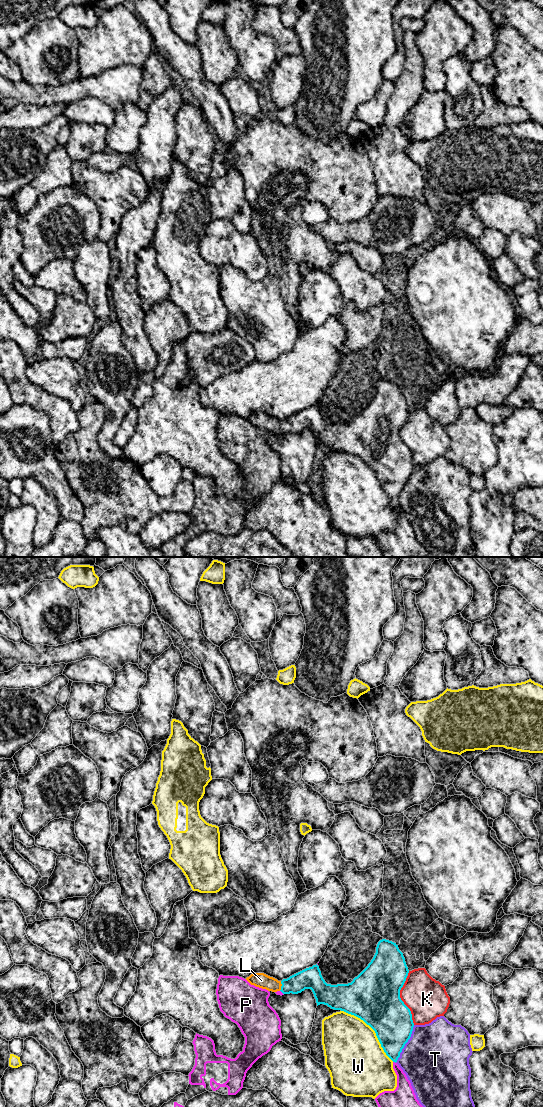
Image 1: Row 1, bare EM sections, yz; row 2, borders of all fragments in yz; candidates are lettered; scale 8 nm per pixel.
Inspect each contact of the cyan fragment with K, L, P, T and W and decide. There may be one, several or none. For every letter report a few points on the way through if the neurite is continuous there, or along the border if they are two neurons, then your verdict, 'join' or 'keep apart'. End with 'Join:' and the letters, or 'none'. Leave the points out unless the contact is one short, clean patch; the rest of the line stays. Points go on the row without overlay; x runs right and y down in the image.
K: keep apart
L: across yz (310, 418), (292, 425), (281, 426), (261, 420) | join
P: keep apart
T: keep apart
W: keep apart
Join: L

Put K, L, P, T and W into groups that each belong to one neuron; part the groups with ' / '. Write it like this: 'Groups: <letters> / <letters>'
Groups: K / L / P / T / W

